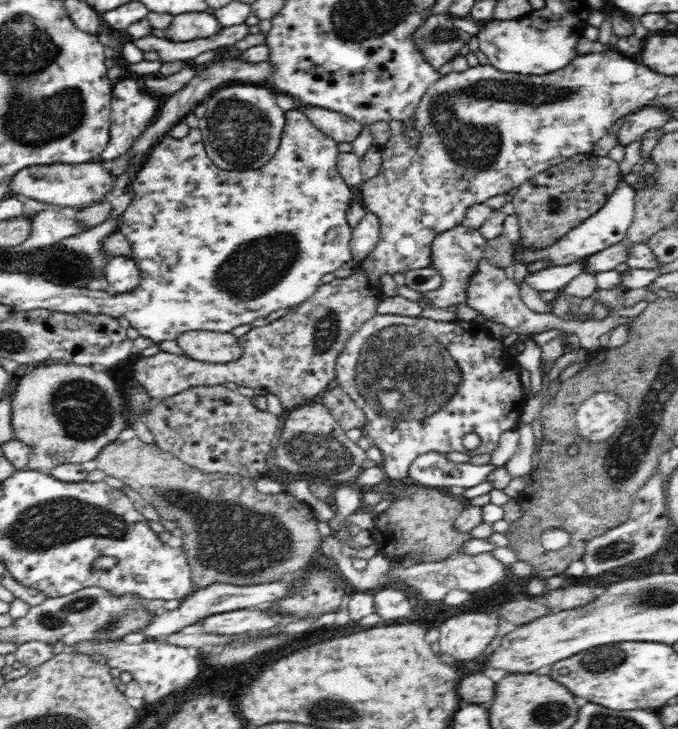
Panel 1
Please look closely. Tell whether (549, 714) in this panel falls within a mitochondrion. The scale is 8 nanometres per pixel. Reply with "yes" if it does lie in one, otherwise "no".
yes

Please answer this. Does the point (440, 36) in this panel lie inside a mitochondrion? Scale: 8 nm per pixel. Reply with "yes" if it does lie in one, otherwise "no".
yes

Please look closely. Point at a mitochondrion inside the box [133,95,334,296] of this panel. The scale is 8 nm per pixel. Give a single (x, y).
(240, 136)

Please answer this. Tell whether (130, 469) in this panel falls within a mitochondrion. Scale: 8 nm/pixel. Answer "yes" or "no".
no

